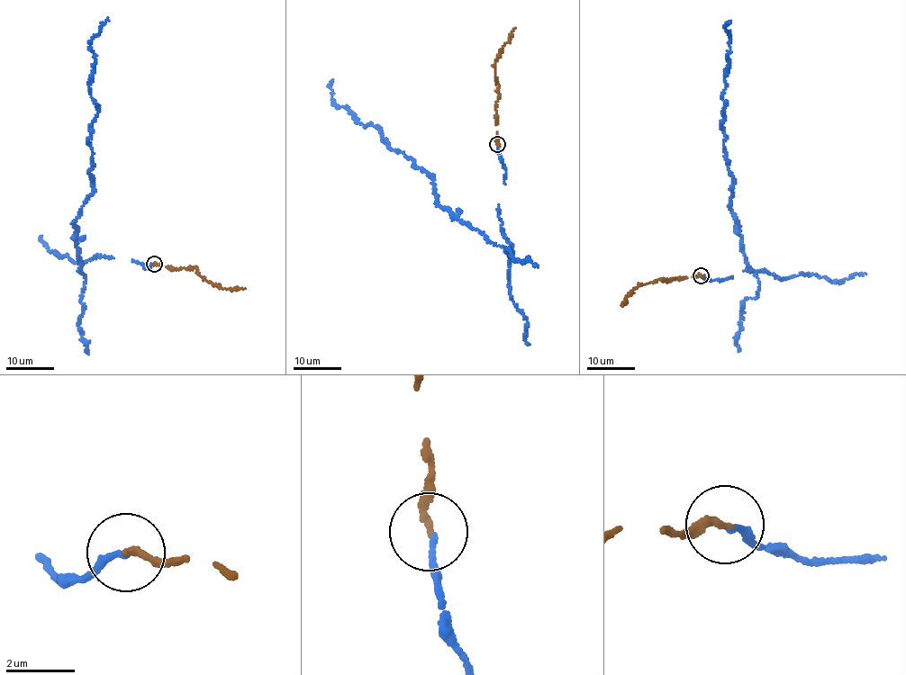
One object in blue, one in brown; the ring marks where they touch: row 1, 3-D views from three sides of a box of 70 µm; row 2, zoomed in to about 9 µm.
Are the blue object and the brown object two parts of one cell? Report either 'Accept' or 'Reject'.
Accept

